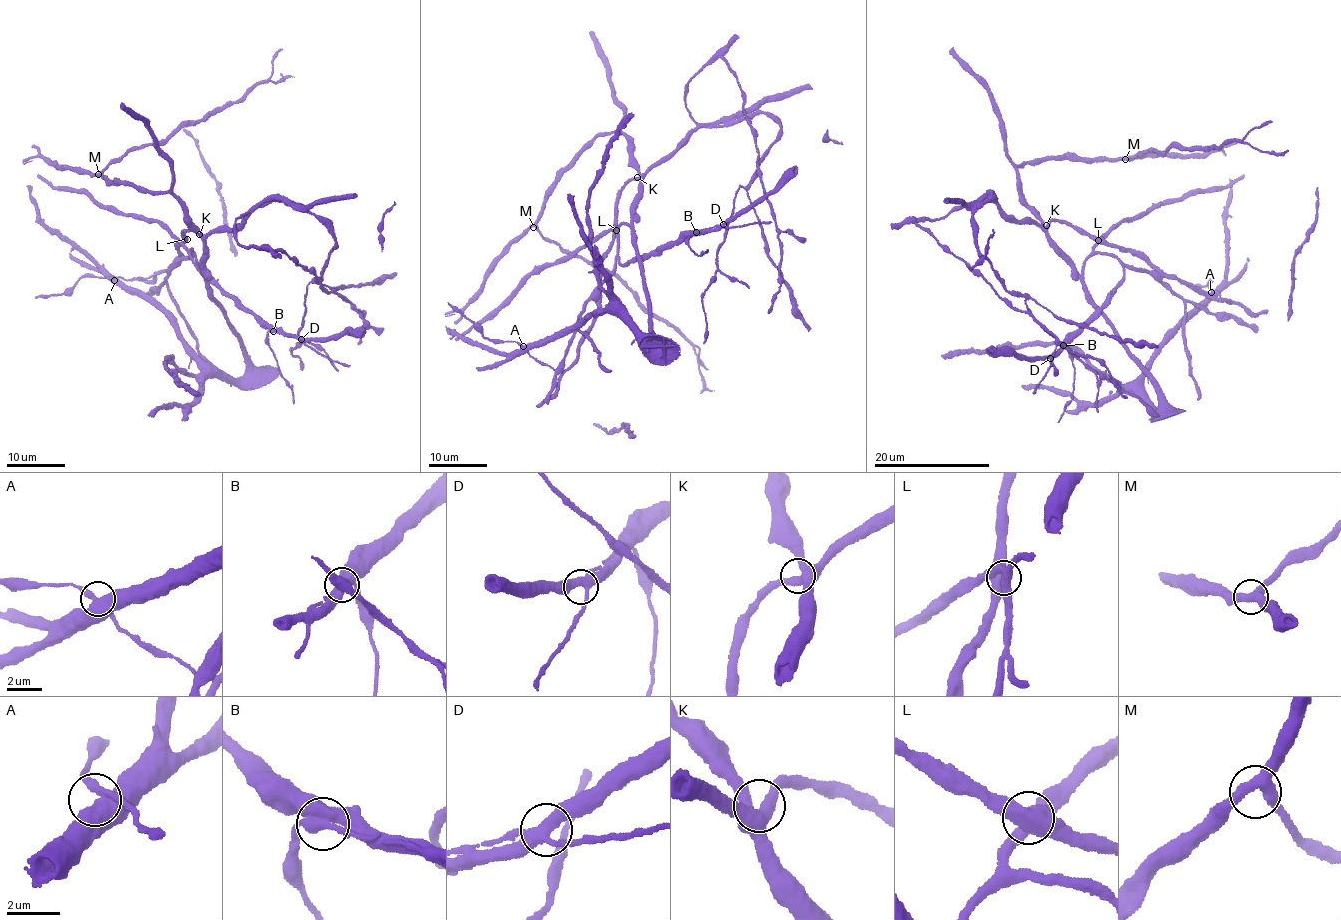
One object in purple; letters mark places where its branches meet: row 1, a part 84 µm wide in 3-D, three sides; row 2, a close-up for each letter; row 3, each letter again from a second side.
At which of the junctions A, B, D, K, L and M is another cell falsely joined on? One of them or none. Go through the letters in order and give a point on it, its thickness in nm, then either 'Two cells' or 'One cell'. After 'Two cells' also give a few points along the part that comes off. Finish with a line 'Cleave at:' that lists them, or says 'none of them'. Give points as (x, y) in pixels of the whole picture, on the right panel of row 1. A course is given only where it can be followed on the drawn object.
A: Place: (1211, 292). Thickness 480 nm. One cell
B: Place: (1063, 345). Thickness 500 nm. One cell
D: Place: (1050, 358). Thickness 400 nm. One cell
K: Place: (1046, 225). Thickness 400 nm. One cell
L: Place: (1098, 240). Thickness 460 nm. One cell
M: Place: (1125, 159). Thickness 400 nm. One cell
Cleave at: none of them

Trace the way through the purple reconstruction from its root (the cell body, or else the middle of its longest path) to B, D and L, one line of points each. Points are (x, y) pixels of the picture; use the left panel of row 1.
B: (203, 240), (188, 230), (182, 245), (191, 248), (223, 290), (273, 330)
D: (203, 240), (188, 230), (182, 245), (191, 248), (223, 290), (271, 328), (301, 339)
L: (203, 240), (188, 230), (184, 232), (187, 239)

